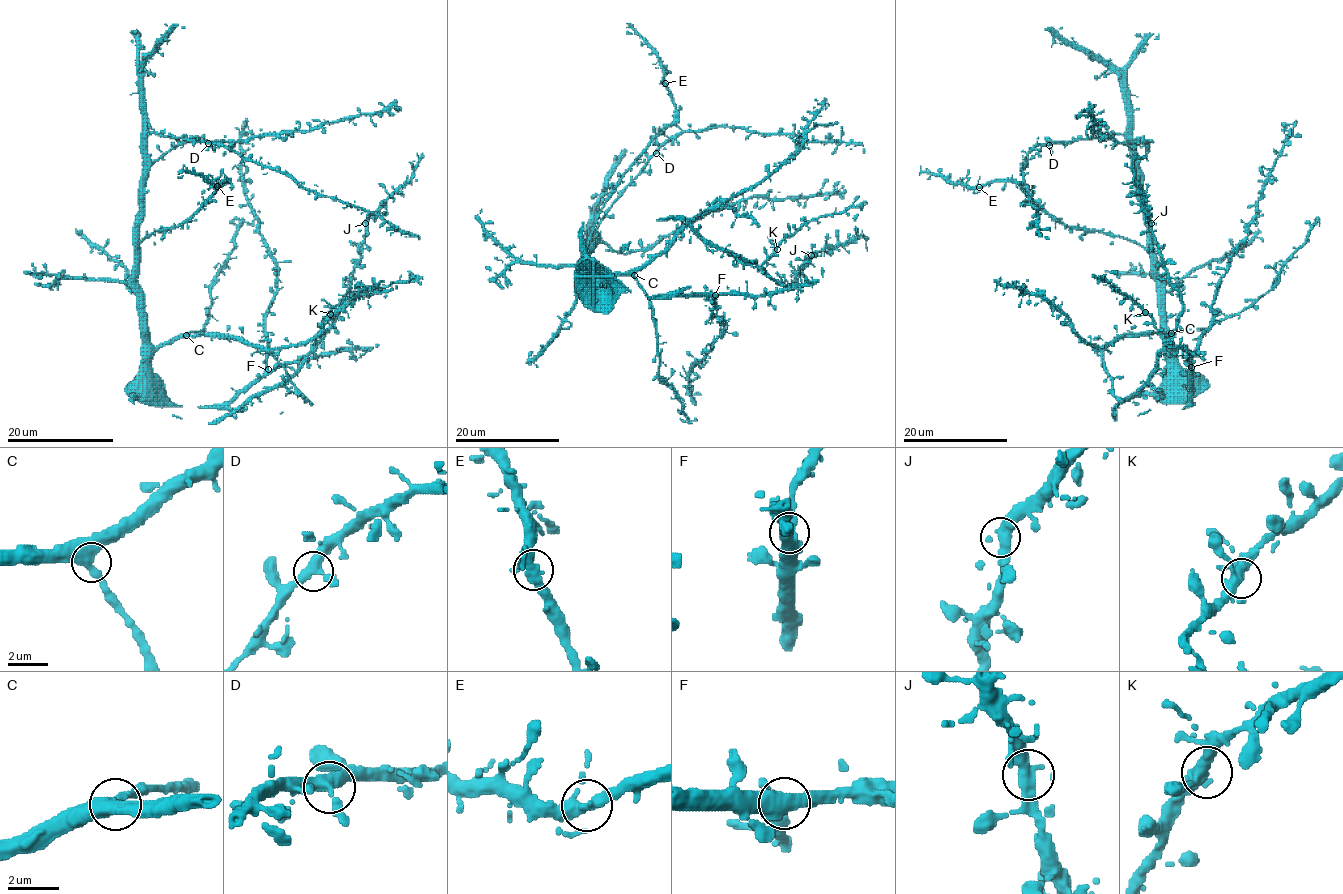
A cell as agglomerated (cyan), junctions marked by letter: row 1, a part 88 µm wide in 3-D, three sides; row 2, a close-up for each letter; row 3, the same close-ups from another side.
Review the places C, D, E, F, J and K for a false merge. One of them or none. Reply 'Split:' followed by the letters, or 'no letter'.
Split: no letter

